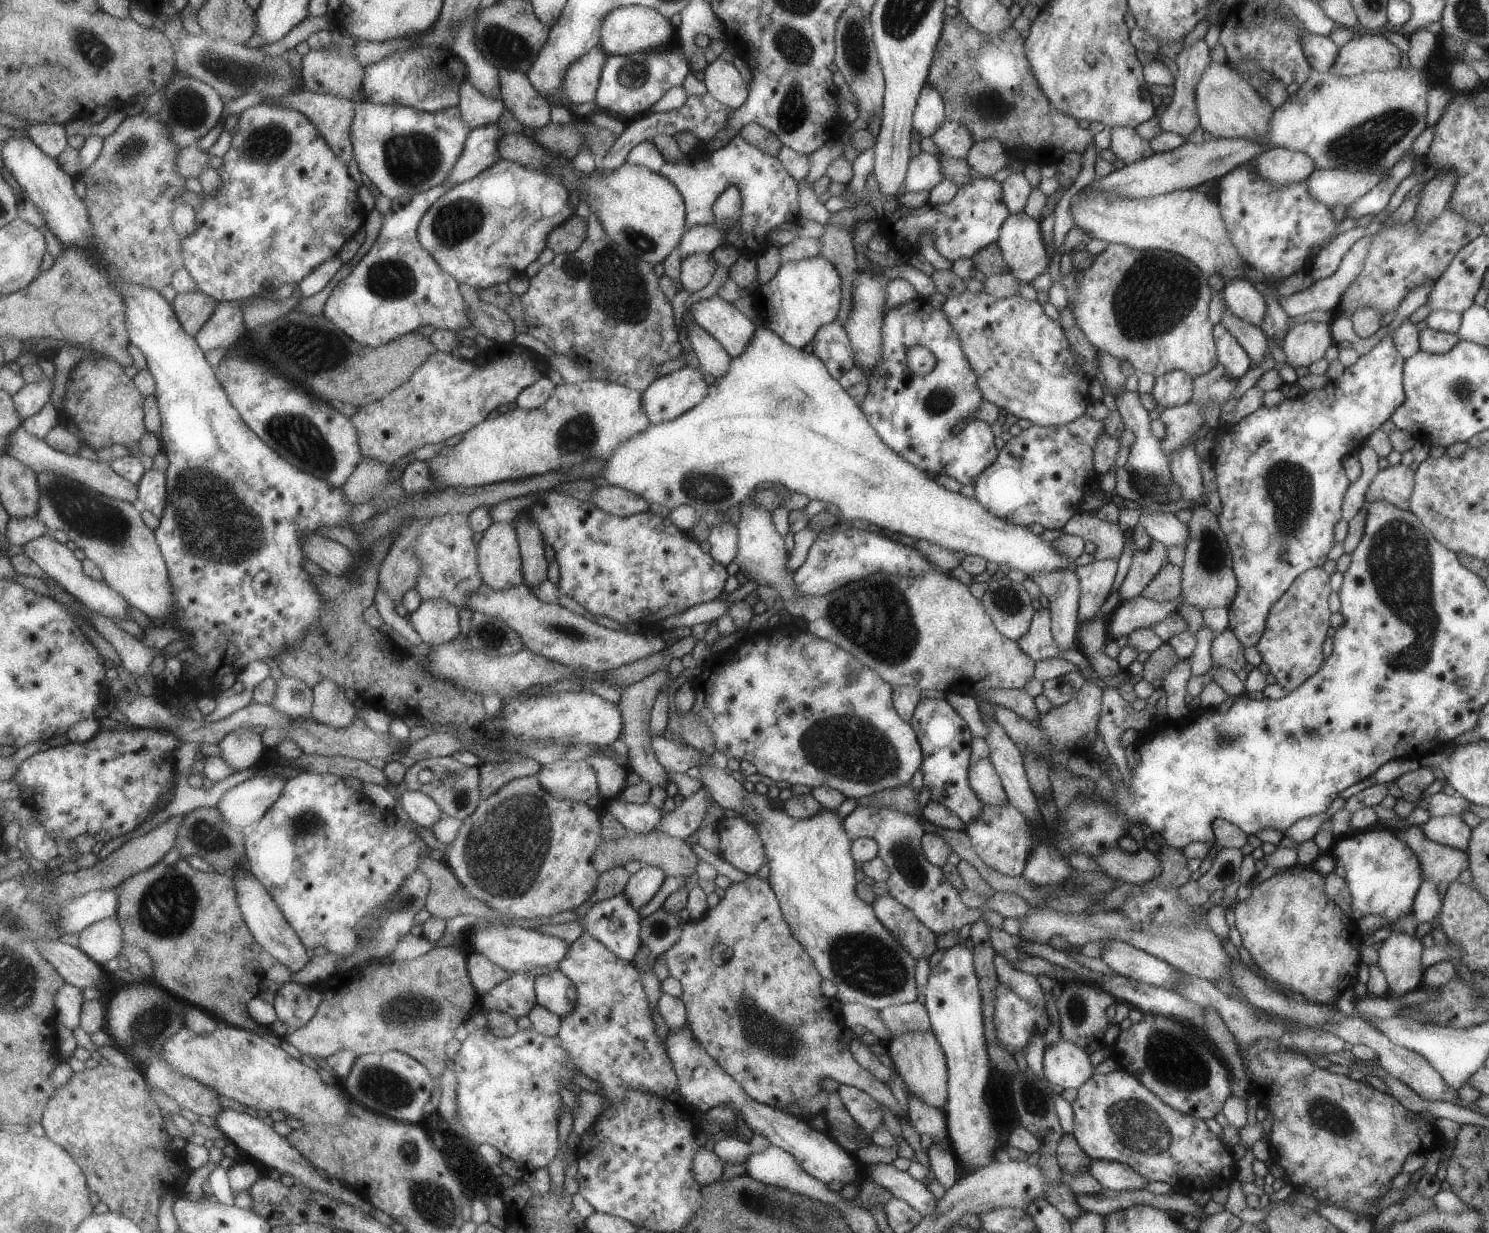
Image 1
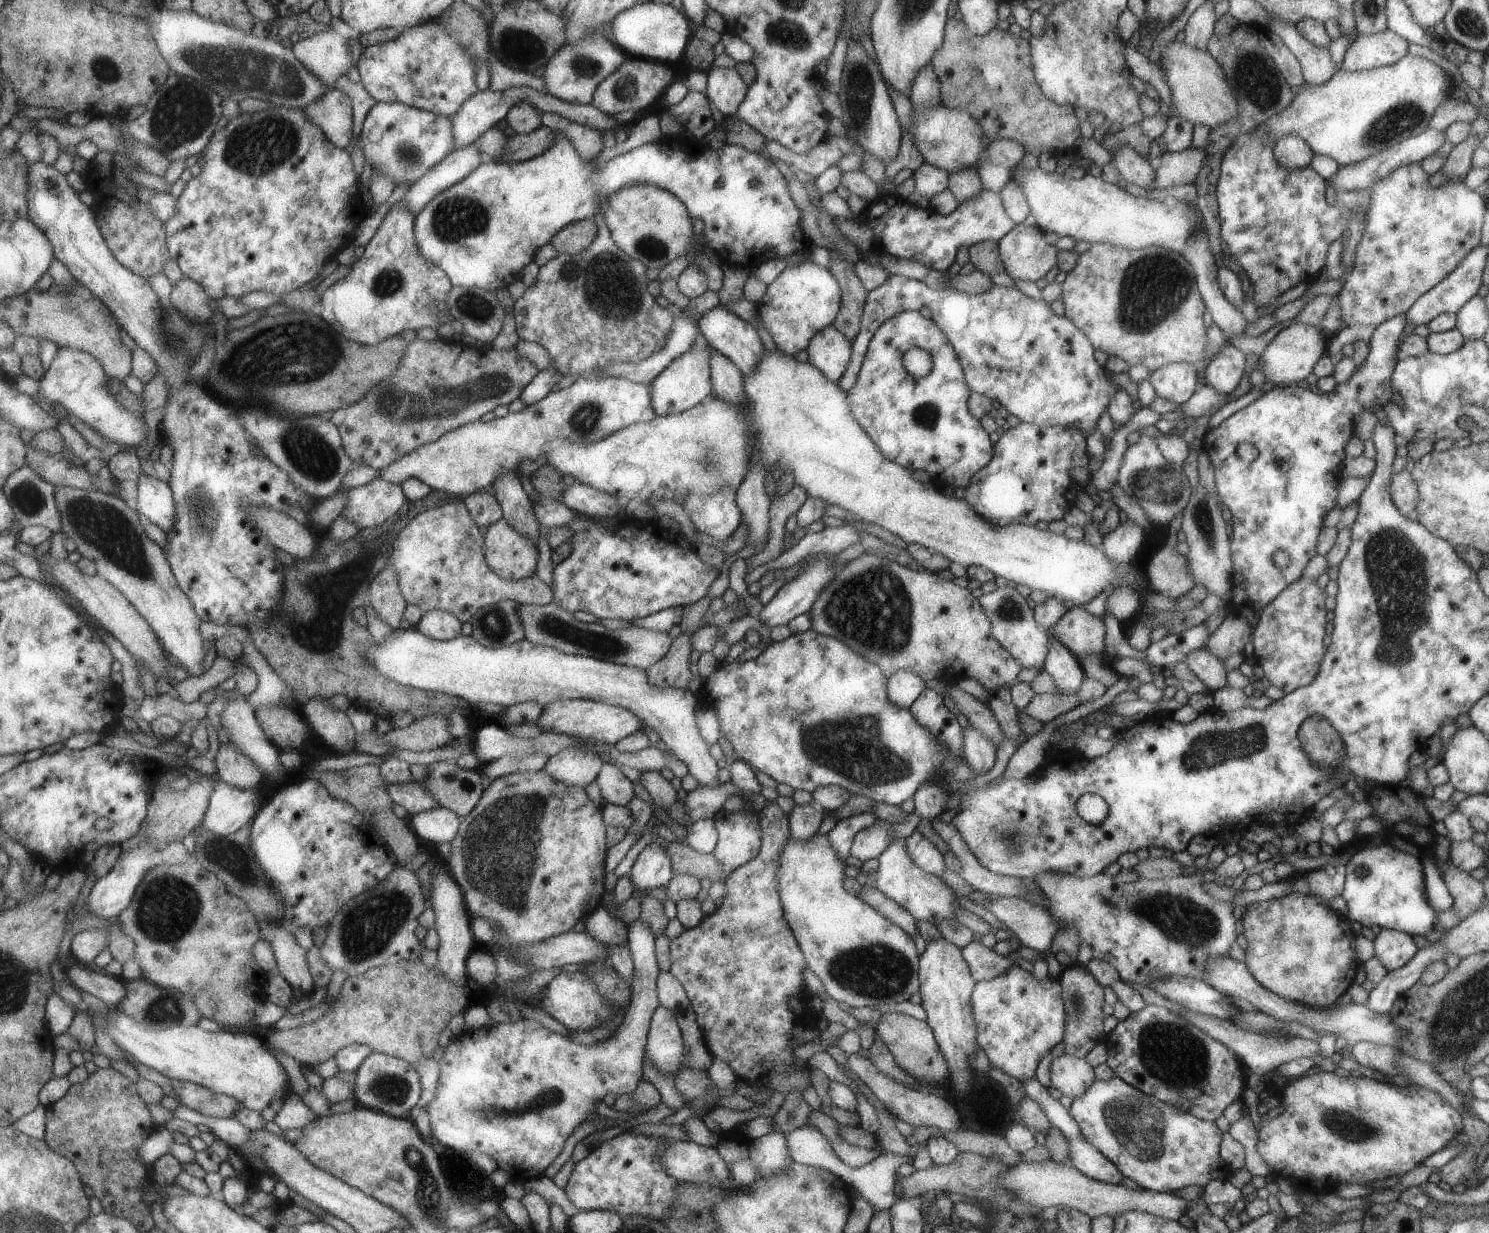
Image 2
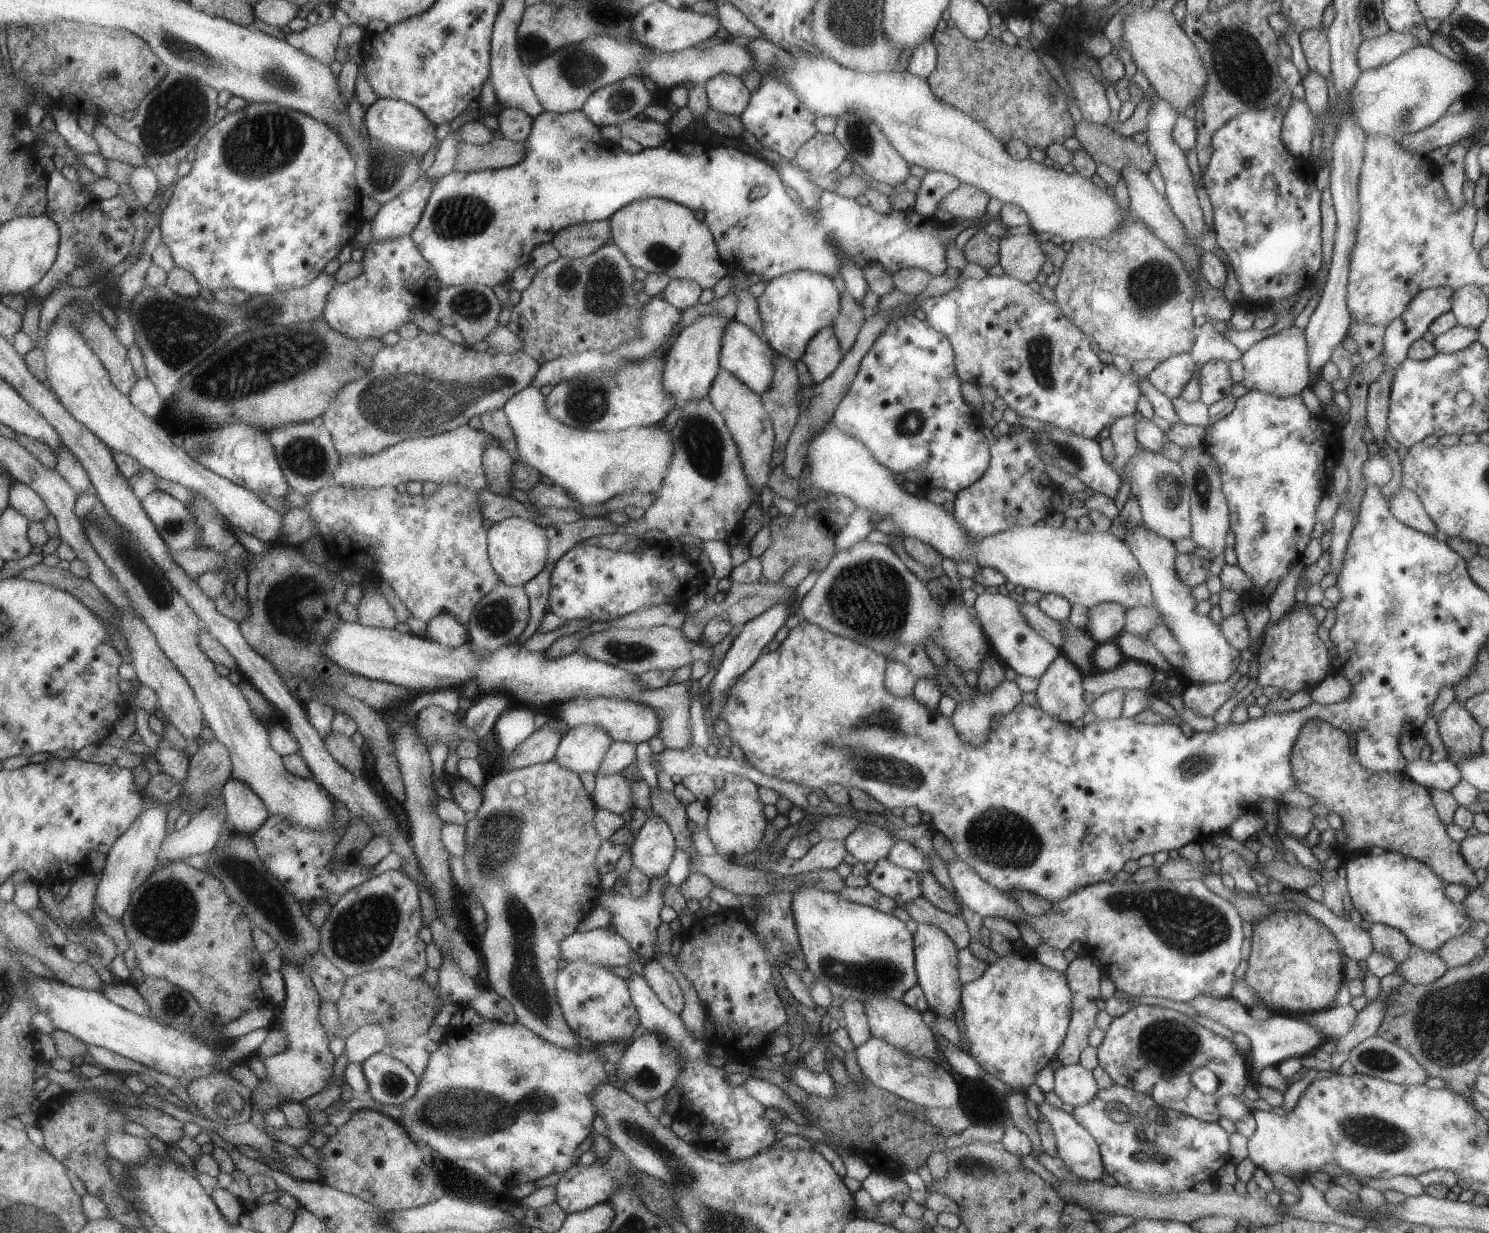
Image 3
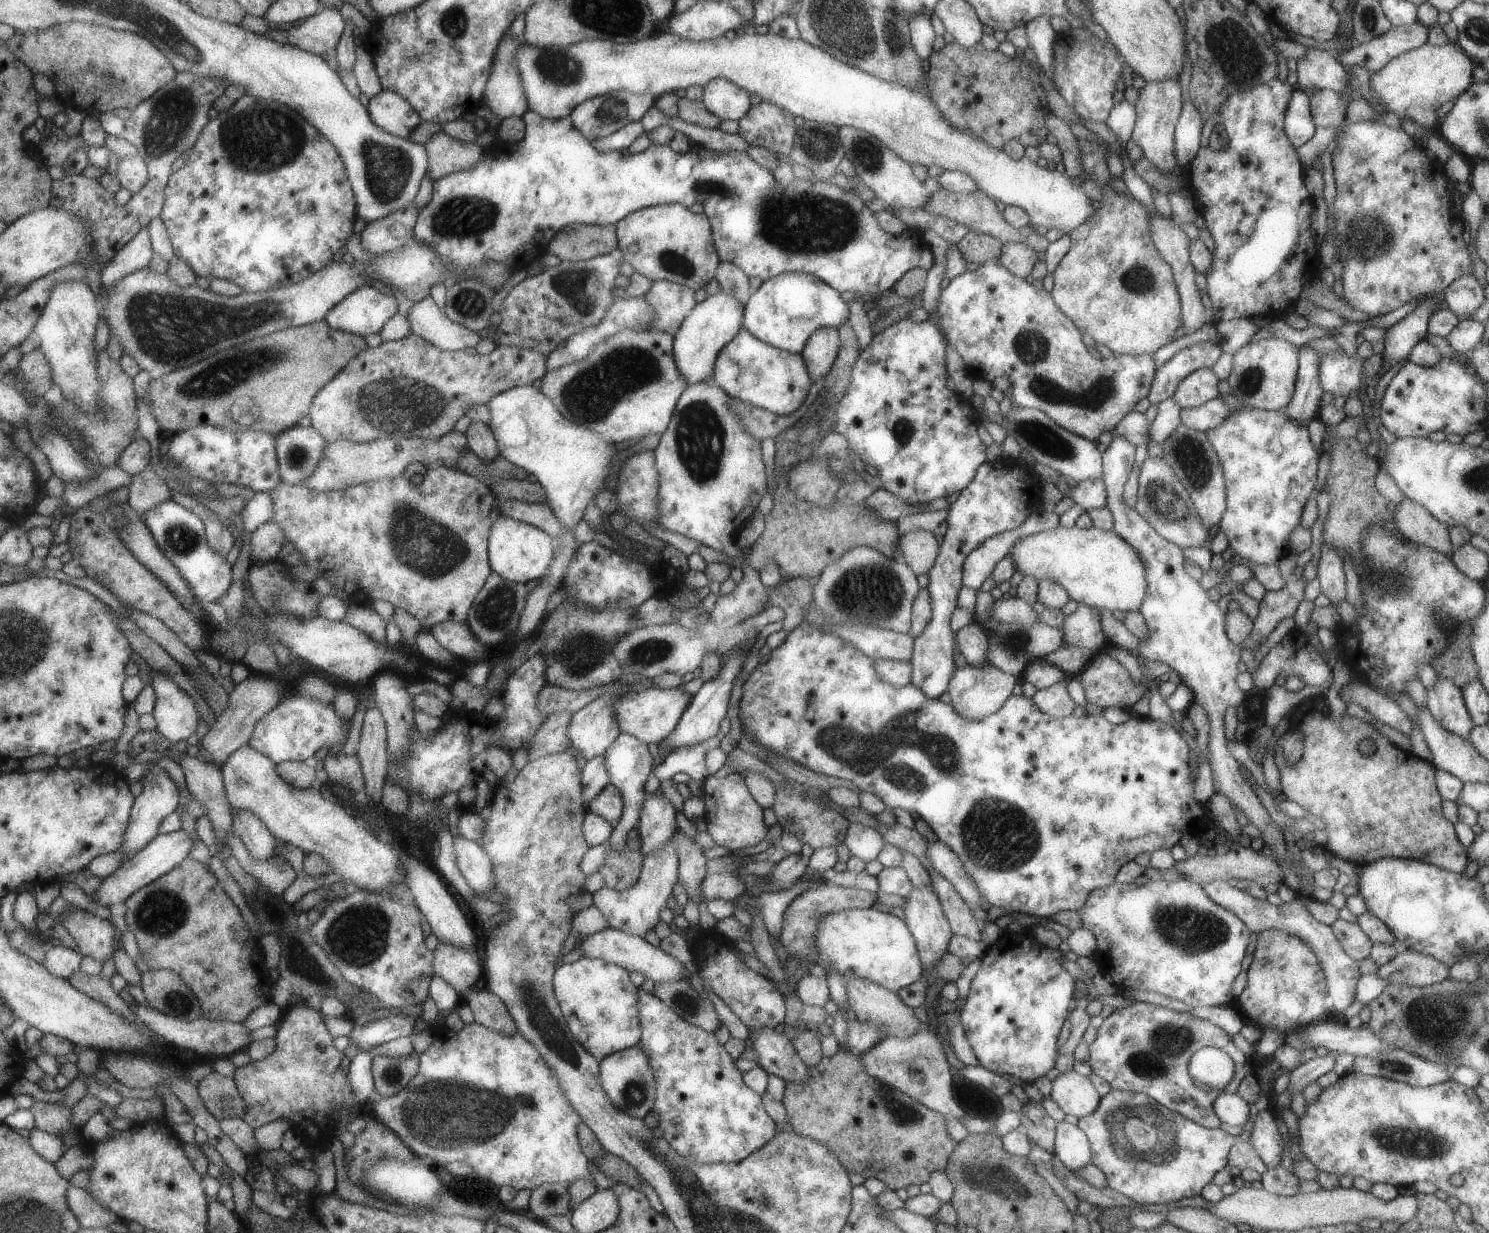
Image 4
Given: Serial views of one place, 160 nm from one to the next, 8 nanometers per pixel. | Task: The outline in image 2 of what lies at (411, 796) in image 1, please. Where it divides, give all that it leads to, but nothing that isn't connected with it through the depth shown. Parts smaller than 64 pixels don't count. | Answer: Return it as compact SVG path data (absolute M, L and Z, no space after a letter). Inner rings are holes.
M436 806L411 818L411 825L416 833L425 842L429 841L437 846L442 842L451 843L458 836L460 824L462 818L442 806Z

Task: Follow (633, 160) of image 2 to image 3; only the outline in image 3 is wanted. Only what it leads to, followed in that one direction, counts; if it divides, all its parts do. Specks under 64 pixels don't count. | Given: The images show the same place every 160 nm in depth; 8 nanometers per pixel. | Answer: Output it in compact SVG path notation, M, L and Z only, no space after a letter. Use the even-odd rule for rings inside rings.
M581 110L562 114L544 111L540 116L537 116L533 120L532 130L526 141L527 155L522 162L503 169L486 169L471 173L454 170L450 174L444 175L437 182L437 186L434 186L424 218L412 235L416 239L420 250L423 250L423 255L432 263L433 269L437 274L437 279L440 284L442 284L442 287L467 285L468 283L478 283L479 285L493 287L497 284L502 284L505 279L512 274L518 264L523 264L530 259L531 250L534 250L534 247L550 242L559 230L580 223L591 223L609 219L613 212L620 210L620 207L626 206L628 203L634 202L635 200L648 197L665 198L666 200L686 205L695 212L702 210L705 214L704 221L712 233L717 246L717 251L728 270L730 270L730 272L741 270L745 274L756 273L765 278L764 282L770 282L774 277L779 277L784 273L792 271L812 271L827 274L833 279L839 274L842 259L852 259L862 266L866 263L880 264L891 275L902 269L918 267L927 270L935 277L944 275L944 272L946 272L946 268L948 268L946 260L947 246L955 240L960 232L964 232L966 228L976 226L978 231L984 231L990 236L999 238L1000 240L1008 234L1008 226L999 216L989 219L986 214L976 215L971 219L955 219L952 223L947 224L939 222L939 225L937 225L936 220L933 218L925 219L921 214L918 214L914 208L908 208L905 211L892 209L889 213L884 214L873 209L870 205L860 205L856 199L849 199L848 197L843 197L835 192L826 190L821 194L819 212L816 215L811 215L806 207L802 206L802 204L801 206L796 204L796 200L791 199L790 195L786 193L785 183L774 167L772 167L772 164L768 164L766 160L762 160L762 158L758 158L758 156L753 156L752 152L747 154L739 149L726 146L712 147L704 141L694 139L694 154L684 154L684 152L680 152L680 143L677 141L677 143L674 144L674 140L675 139L670 139L659 147L643 148L639 152L633 154L624 151L620 144L610 144L604 140L604 138L601 138L601 129L598 128Z

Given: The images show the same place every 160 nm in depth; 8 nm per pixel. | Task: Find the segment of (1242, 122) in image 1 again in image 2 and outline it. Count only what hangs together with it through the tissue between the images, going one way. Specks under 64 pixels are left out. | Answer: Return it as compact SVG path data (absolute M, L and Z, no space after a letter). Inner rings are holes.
M1174 38L1163 48L1159 61L1164 66L1166 82L1172 90L1172 100L1180 117L1210 128L1218 128L1238 118L1238 102L1232 86L1228 86L1224 70L1220 70L1220 64L1208 52L1194 48L1188 42L1178 42Z

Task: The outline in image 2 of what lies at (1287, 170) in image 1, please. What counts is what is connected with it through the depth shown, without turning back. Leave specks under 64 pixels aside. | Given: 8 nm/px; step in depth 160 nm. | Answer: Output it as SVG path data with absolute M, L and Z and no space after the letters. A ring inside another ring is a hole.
M1288 134L1275 142L1274 156L1284 168L1298 170L1298 168L1310 167L1315 154L1302 138L1296 134Z

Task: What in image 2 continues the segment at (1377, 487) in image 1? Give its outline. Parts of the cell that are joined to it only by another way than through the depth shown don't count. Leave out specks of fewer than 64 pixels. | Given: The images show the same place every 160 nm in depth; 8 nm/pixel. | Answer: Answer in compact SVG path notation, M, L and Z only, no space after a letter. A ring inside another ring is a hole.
M1408 470L1396 472L1391 476L1390 495L1400 514L1408 520L1418 522L1419 491Z

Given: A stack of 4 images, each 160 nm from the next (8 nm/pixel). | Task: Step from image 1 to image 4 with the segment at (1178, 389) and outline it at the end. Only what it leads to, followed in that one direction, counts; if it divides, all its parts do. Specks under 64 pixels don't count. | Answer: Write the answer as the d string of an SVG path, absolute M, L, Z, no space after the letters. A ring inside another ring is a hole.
M1210 341L1199 342L1178 351L1157 367L1148 396L1151 404L1174 397L1180 382L1198 369L1212 368L1223 353L1219 344Z

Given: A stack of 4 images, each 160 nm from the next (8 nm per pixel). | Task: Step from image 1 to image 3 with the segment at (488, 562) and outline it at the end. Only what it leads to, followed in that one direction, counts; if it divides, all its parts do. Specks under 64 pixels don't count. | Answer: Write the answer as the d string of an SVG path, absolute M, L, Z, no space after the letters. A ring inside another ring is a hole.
M520 517L505 518L490 523L488 529L491 561L502 583L510 586L524 586L532 580L546 564L548 556L548 537L546 528L533 520Z

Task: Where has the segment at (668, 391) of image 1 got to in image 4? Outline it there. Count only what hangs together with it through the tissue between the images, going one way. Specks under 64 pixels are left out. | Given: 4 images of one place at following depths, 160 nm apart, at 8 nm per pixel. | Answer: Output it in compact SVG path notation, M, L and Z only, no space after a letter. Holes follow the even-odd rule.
M723 290L696 303L673 338L673 353L680 376L688 385L713 378L715 362L720 351L740 332L745 306Z

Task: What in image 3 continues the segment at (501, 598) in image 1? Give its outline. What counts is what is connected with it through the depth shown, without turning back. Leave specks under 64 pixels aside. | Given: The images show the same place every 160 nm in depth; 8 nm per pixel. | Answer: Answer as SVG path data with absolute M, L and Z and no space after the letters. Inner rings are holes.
M666 625L653 626L652 628L616 628L607 631L590 633L584 637L577 646L578 652L591 659L596 659L627 670L629 673L645 673L651 670L671 670L686 664L692 664L691 648L696 643L686 640L680 629L673 629Z

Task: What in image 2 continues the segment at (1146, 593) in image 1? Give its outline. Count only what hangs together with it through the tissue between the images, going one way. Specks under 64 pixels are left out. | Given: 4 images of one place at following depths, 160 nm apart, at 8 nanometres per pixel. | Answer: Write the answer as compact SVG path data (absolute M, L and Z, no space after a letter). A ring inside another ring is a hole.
M1183 512L1170 523L1164 534L1163 544L1152 550L1149 562L1143 565L1150 588L1172 599L1184 597L1194 586L1188 570L1188 558L1176 552L1177 534L1181 530Z

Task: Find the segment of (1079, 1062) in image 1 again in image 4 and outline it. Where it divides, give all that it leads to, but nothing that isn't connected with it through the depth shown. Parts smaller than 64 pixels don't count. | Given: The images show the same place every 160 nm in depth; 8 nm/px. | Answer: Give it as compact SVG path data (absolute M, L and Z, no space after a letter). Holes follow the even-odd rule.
M1077 1070L1060 1073L1053 1081L1051 1096L1063 1112L1082 1118L1092 1114L1099 1105L1101 1096L1090 1077Z

